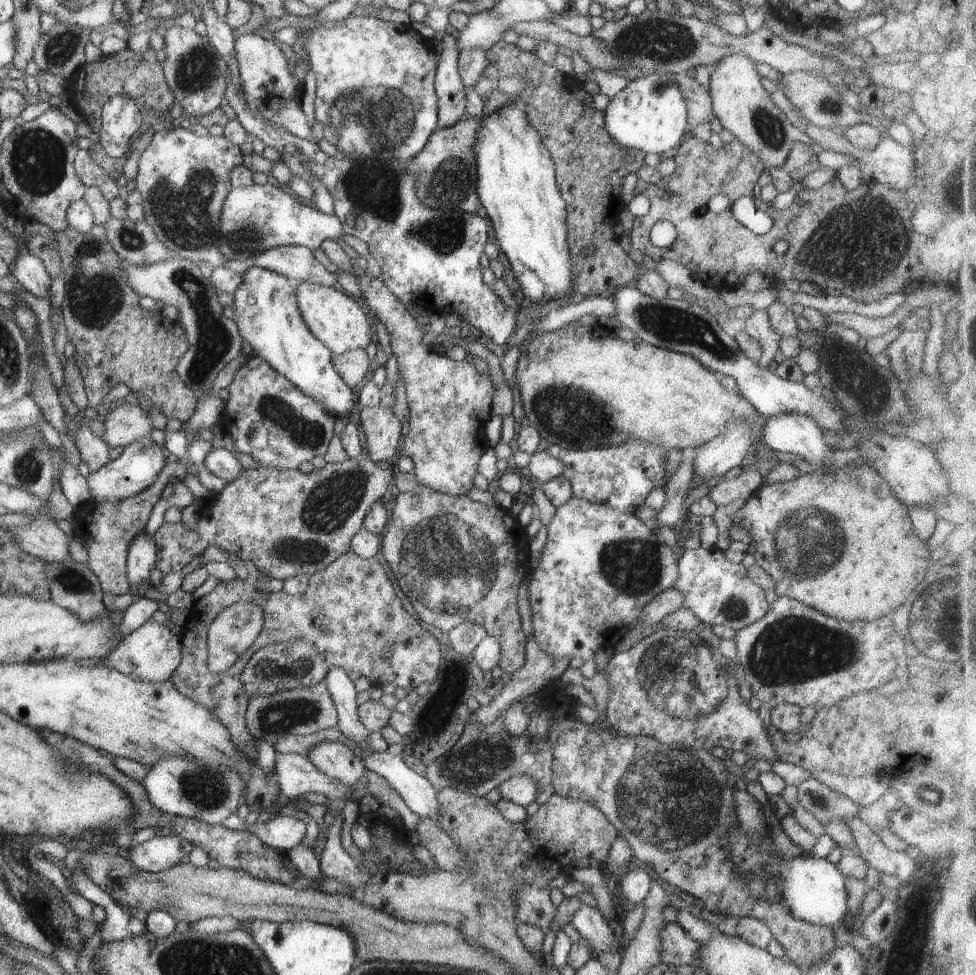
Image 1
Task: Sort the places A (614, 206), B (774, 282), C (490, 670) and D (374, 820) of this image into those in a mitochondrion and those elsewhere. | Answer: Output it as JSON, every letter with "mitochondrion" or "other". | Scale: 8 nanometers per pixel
{"A":"other","B":"other","C":"other","D":"other"}

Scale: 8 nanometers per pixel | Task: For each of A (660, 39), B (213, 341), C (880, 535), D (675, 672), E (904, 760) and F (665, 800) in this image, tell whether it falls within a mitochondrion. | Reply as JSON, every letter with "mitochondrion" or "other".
{"A":"mitochondrion","B":"mitochondrion","C":"other","D":"mitochondrion","E":"other","F":"mitochondrion"}

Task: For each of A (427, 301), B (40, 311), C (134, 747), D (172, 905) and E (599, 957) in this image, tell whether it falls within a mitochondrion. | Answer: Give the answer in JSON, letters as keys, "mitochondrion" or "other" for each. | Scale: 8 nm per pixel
{"A":"other","B":"other","C":"other","D":"mitochondrion","E":"other"}

